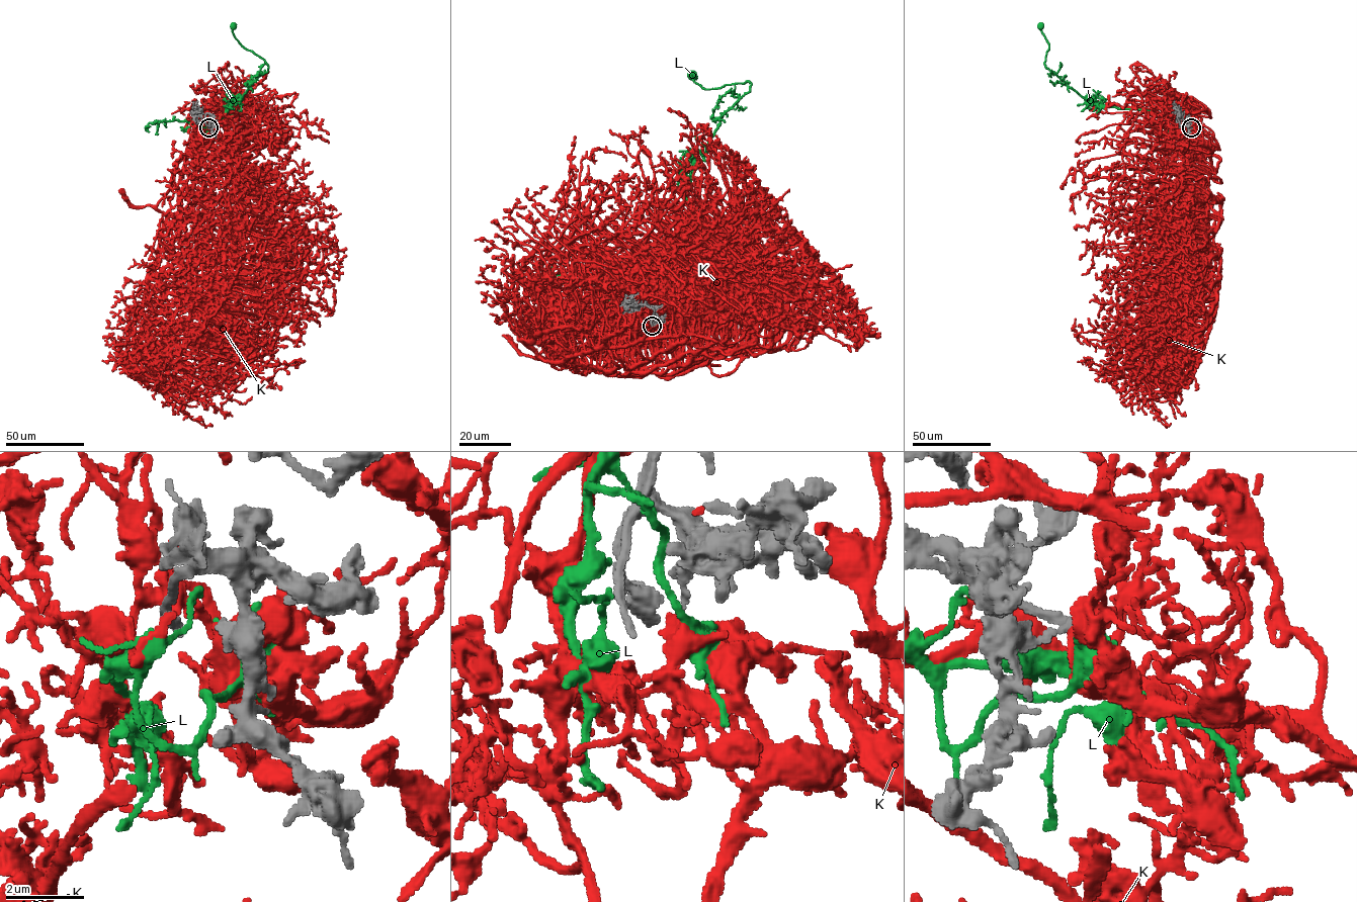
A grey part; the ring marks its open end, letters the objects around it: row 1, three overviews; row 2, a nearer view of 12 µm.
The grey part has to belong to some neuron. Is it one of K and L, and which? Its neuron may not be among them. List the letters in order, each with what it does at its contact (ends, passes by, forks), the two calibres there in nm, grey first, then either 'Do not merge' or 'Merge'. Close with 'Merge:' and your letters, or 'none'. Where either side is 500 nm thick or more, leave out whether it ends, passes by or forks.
K: It ends there. Thickness 150 nm (grey) against 420 nm. Do not merge
L: It passes by. Thickness 150 nm (grey) against 320 nm. Do not merge
Merge: none

